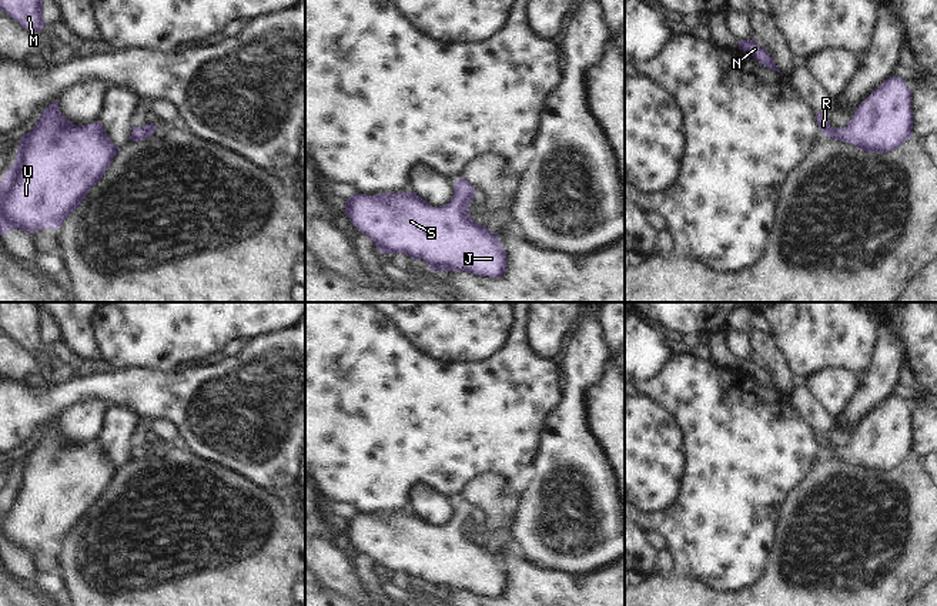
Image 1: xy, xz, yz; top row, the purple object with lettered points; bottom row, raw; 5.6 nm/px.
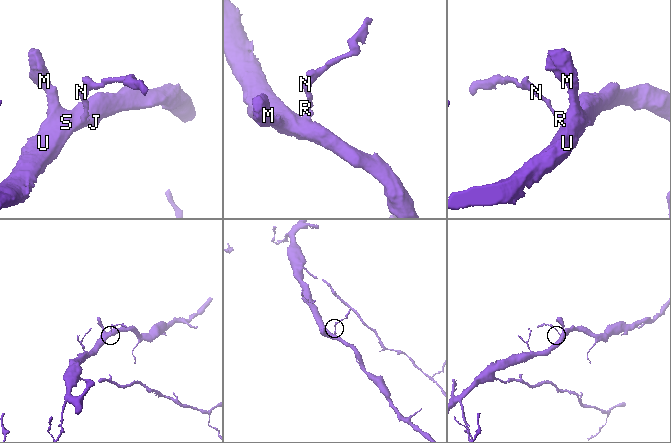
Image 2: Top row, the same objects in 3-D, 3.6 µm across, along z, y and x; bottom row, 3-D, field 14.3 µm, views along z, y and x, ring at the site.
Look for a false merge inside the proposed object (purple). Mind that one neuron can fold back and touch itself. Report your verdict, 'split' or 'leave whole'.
leave whole

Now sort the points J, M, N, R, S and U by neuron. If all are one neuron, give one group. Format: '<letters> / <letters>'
J M N R S U

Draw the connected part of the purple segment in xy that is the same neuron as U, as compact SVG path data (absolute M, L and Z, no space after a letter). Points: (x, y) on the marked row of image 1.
M53 101L36 121L34 130L20 140L16 161L0 181L0 235L20 228L30 234L58 230L100 181L120 148L108 138L103 124L74 125Z

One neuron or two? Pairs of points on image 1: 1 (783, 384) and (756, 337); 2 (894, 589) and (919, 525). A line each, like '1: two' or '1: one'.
1: one
2: one

